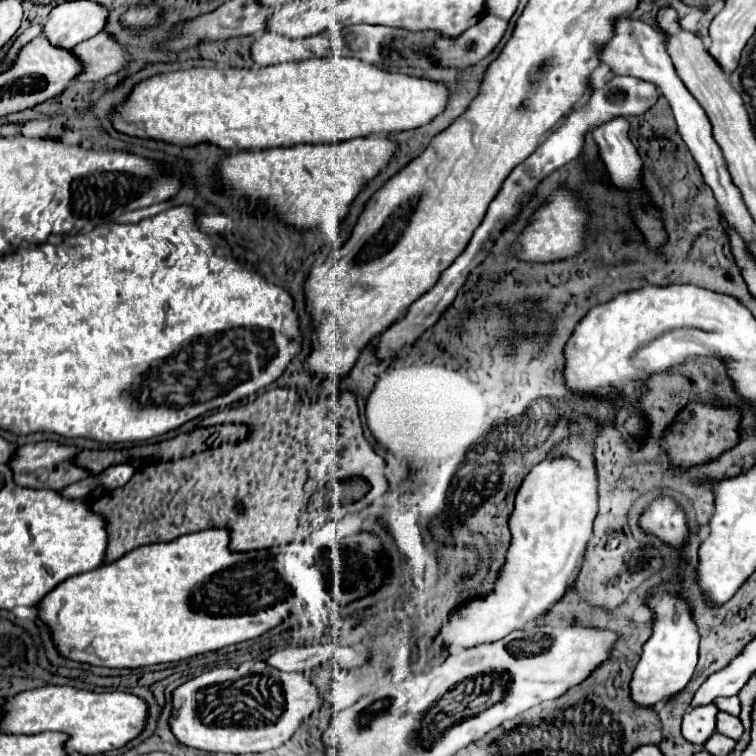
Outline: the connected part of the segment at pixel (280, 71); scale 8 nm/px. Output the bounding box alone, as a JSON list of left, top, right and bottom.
[114,57,448,149]

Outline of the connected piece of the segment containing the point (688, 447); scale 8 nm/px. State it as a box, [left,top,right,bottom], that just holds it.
[664,403,738,467]

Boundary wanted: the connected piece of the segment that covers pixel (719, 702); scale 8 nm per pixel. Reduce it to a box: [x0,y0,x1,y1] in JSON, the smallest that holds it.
[714,697,740,715]

